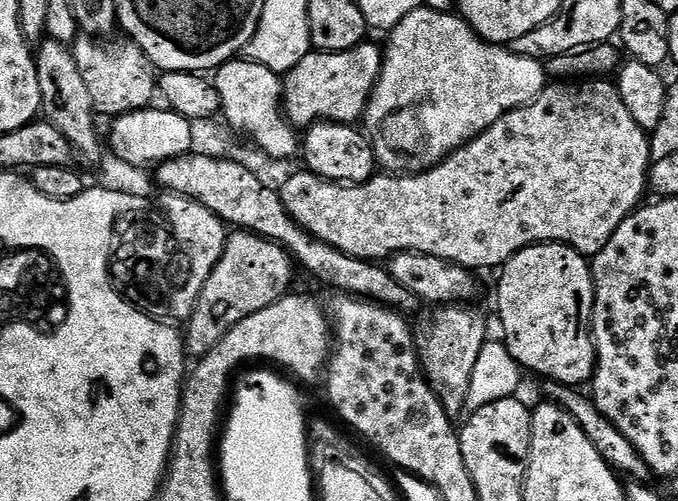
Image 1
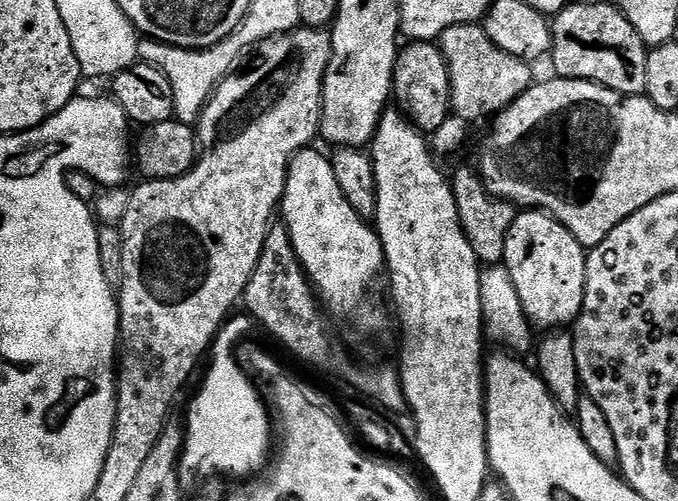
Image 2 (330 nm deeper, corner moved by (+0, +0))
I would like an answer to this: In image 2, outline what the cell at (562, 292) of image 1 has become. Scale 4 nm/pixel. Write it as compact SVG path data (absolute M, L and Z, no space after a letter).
M524 210L514 218L510 230L506 234L506 250L503 266L510 274L514 286L518 290L518 298L522 302L522 310L528 321L537 329L560 330L565 326L575 325L580 317L586 286L586 250L576 241L574 234L547 212Z

